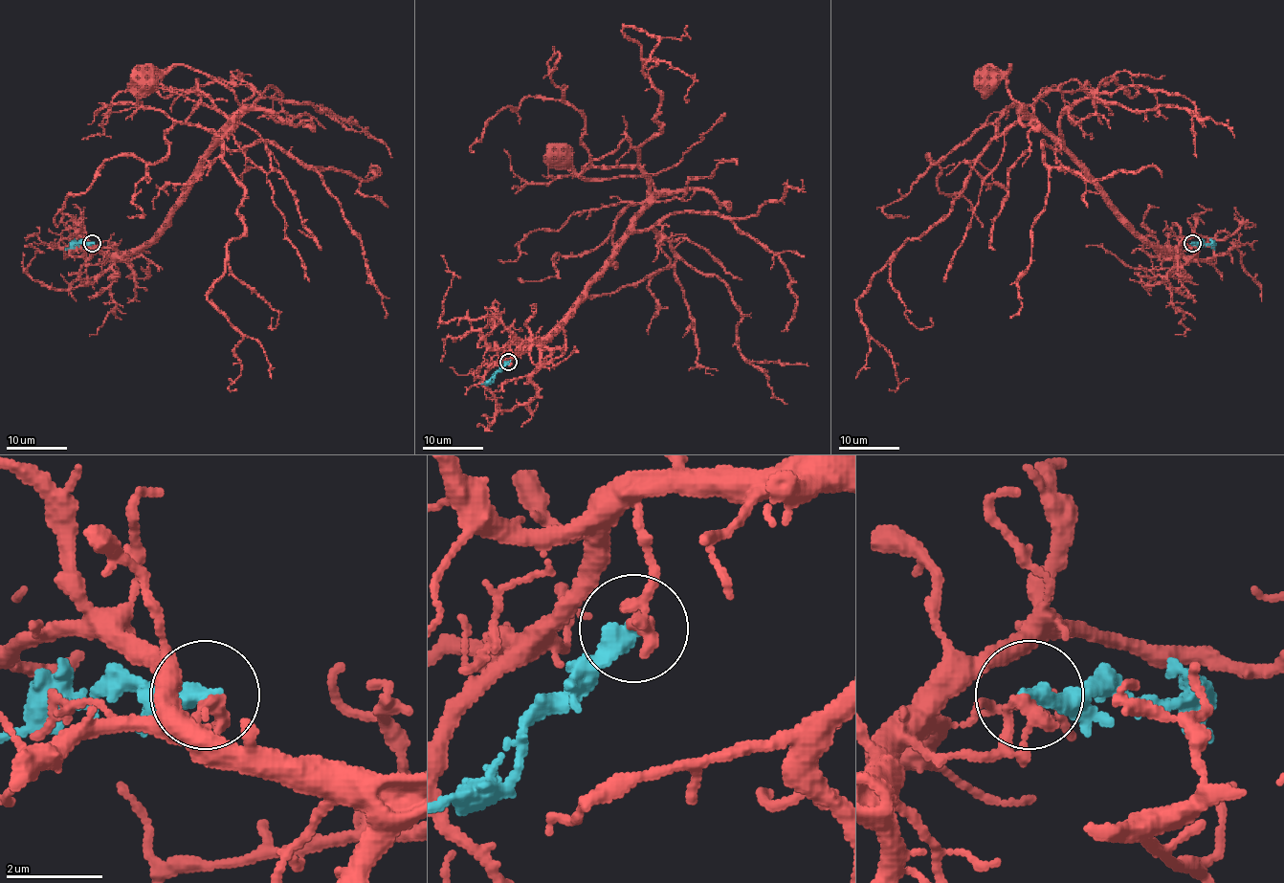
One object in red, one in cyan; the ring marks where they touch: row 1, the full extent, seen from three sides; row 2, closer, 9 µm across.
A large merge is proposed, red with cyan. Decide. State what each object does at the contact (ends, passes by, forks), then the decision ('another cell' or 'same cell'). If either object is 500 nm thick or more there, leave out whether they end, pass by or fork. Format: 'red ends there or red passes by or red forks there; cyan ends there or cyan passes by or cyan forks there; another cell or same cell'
red ends there; cyan ends there; another cell

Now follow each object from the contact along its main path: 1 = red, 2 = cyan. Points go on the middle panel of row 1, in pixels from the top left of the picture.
1: (509, 362), (510, 344), (541, 340), (577, 302), (655, 191), (648, 177), (583, 178), (560, 152)
2: (509, 362), (481, 384)

